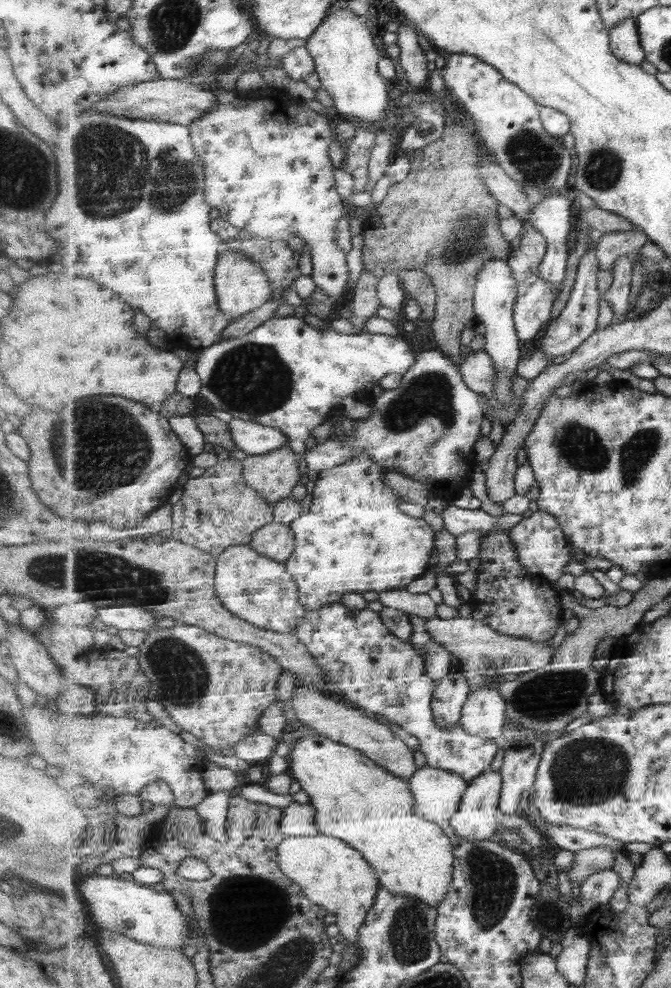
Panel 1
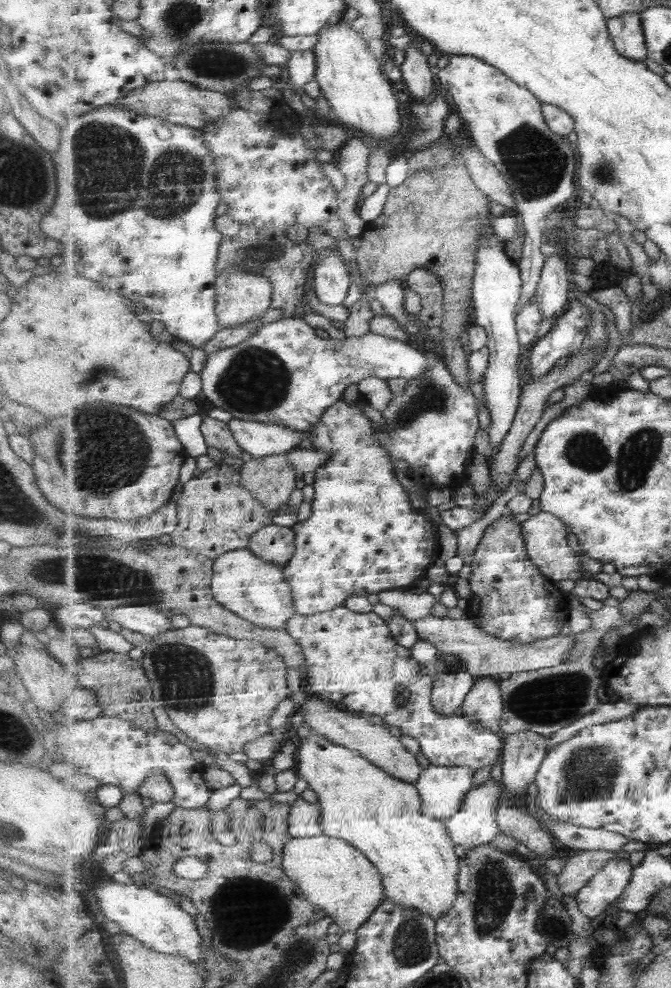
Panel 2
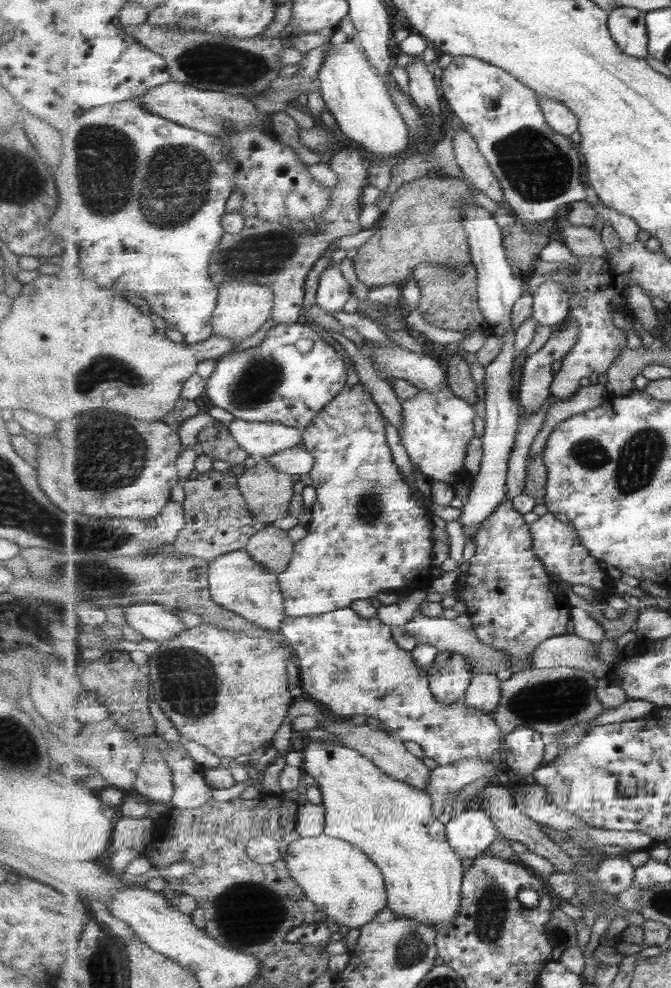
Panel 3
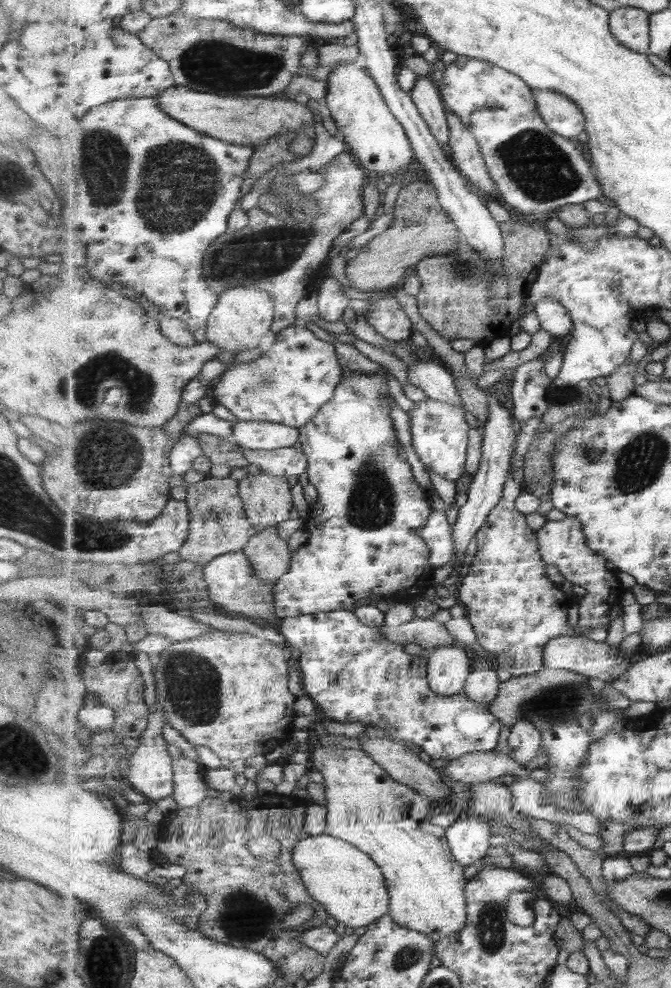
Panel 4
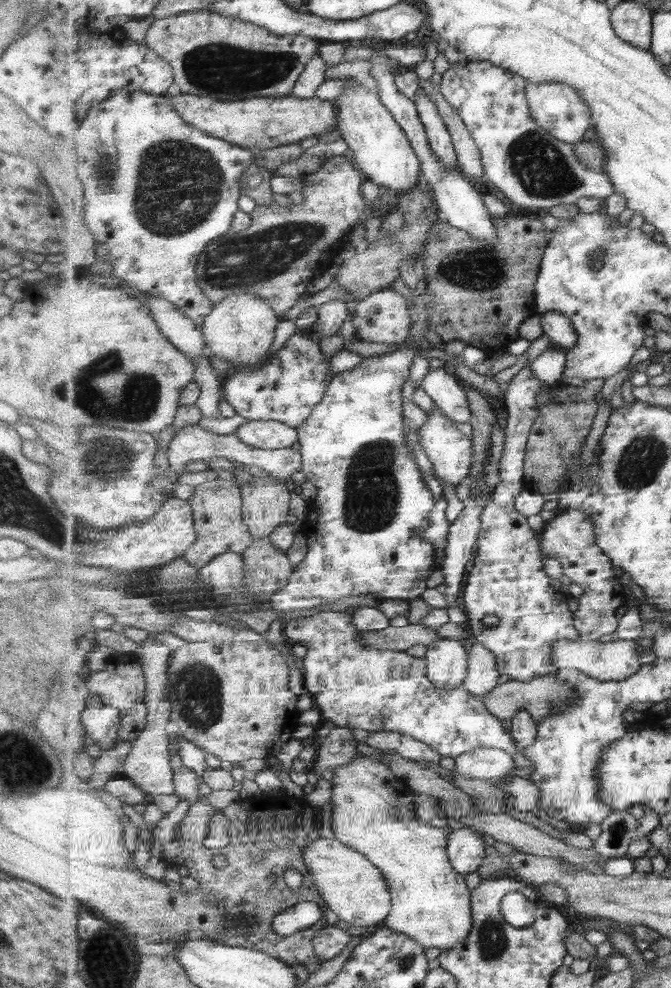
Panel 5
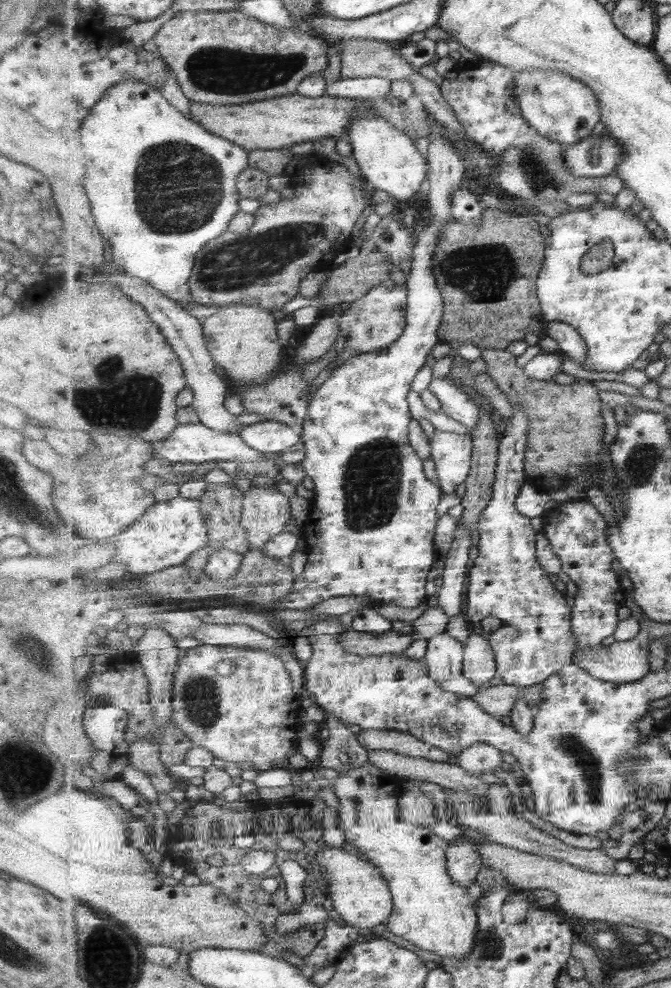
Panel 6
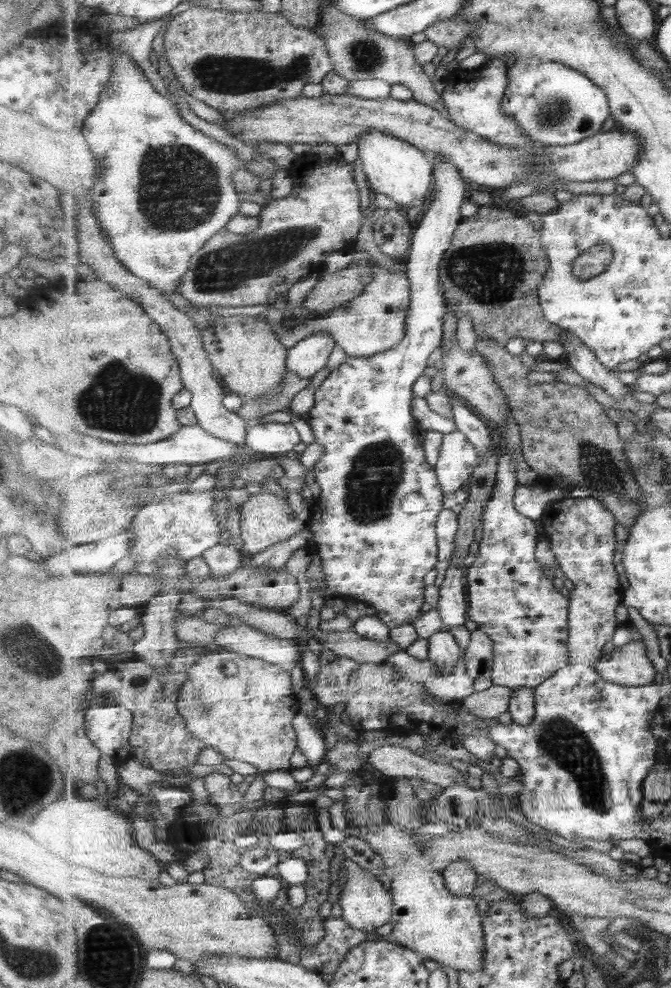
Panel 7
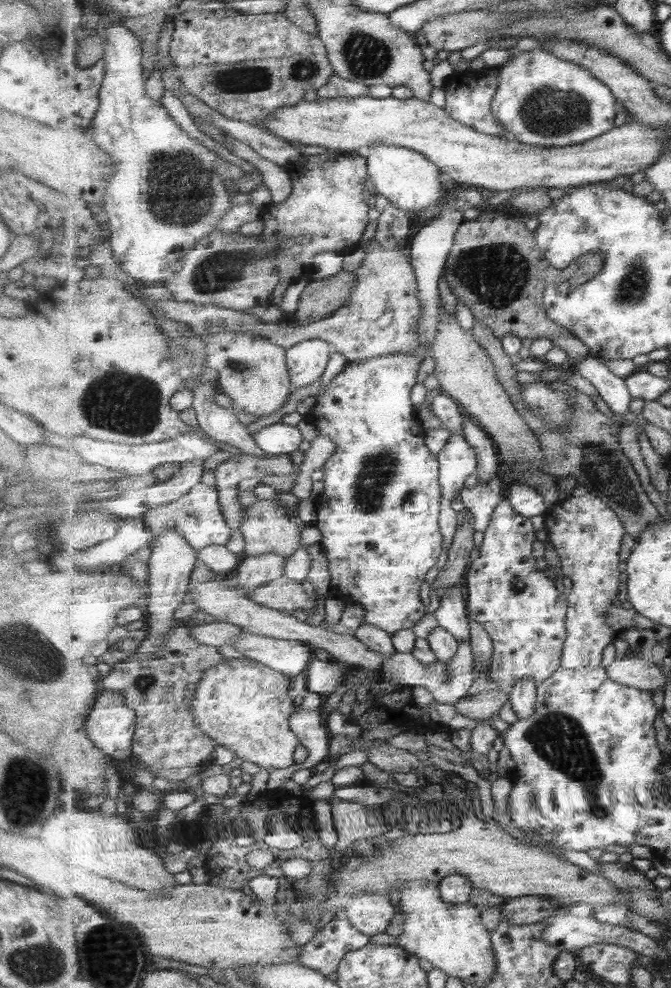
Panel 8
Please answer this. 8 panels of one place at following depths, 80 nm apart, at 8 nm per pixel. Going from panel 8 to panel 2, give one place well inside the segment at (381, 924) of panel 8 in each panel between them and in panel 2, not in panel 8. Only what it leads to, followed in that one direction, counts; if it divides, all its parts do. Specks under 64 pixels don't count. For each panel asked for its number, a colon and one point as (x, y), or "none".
2: (335, 876)
3: (339, 878)
4: (351, 886)
5: (356, 891)
6: (360, 893)
7: (366, 904)

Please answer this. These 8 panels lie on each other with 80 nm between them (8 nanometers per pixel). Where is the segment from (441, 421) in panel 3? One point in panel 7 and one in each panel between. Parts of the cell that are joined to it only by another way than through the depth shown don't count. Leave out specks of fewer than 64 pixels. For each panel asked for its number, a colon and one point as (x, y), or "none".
4: (440, 430)
5: (451, 453)
6: (453, 453)
7: (459, 458)

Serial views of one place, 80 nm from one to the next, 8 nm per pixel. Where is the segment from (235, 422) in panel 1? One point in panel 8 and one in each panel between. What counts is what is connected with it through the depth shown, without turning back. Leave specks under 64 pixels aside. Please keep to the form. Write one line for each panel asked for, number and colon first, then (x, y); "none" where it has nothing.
2: (259, 440)
3: (261, 440)
4: (259, 436)
5: (269, 435)
6: (268, 436)
7: (271, 439)
8: (278, 439)

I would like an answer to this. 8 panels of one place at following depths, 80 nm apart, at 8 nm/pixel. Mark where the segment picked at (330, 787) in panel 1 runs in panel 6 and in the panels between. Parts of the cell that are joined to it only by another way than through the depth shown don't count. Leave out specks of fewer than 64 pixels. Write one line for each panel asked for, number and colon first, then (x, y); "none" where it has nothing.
2: (382, 816)
3: (392, 822)
4: (367, 807)
5: (373, 811)
6: (431, 911)

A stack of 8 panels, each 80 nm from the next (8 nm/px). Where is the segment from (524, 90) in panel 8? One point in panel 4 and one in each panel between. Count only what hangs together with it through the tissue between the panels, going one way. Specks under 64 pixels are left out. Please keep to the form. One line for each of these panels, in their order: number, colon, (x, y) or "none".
4: (563, 116)
5: (558, 108)
6: (562, 108)
7: (557, 106)

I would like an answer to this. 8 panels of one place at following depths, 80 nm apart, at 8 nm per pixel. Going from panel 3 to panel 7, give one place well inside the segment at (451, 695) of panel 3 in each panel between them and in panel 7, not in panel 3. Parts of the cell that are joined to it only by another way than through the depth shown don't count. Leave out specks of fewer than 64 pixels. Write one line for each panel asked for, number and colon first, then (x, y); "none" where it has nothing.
4: (449, 667)
5: (448, 659)
6: (445, 657)
7: (445, 651)

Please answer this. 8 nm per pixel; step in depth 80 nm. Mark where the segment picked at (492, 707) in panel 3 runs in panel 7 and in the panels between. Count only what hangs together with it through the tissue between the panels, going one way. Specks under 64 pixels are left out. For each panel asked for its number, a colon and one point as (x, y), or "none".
4: (483, 685)
5: (483, 676)
6: (480, 666)
7: (479, 659)

